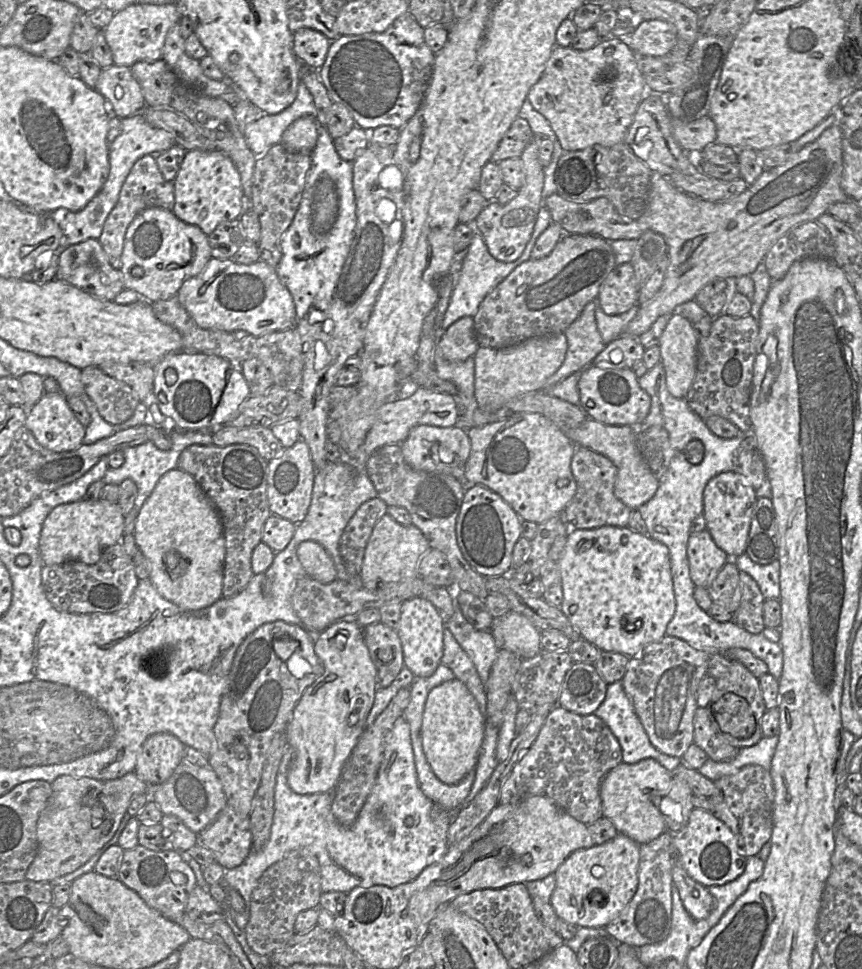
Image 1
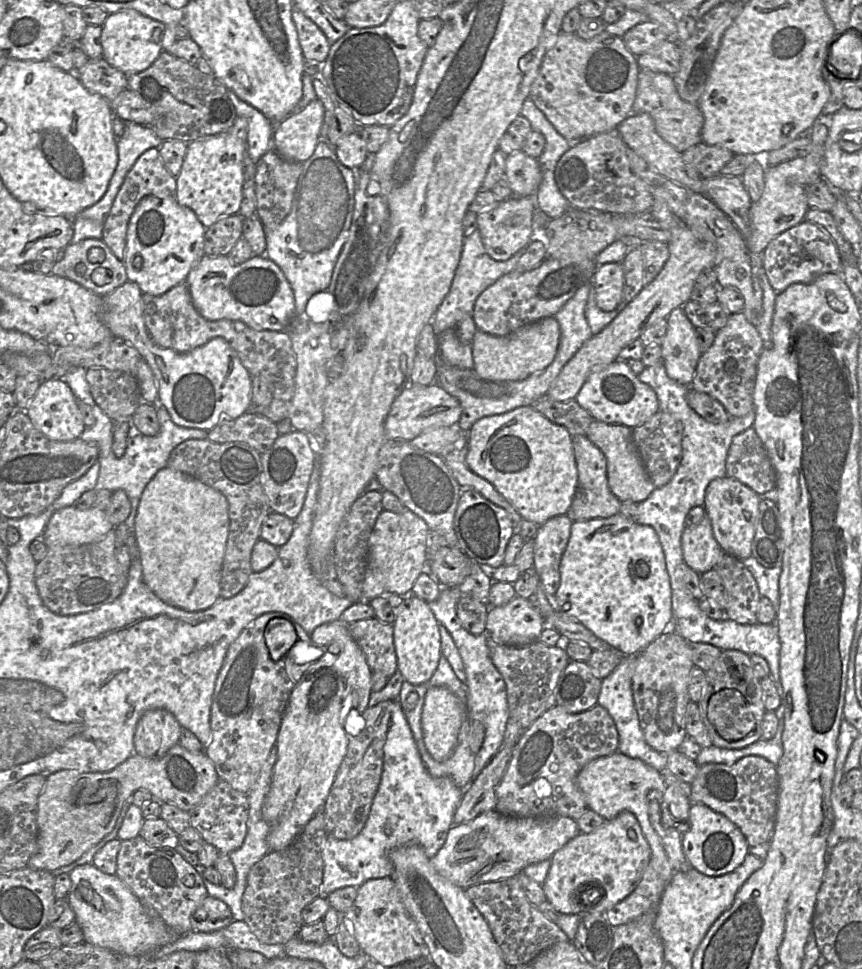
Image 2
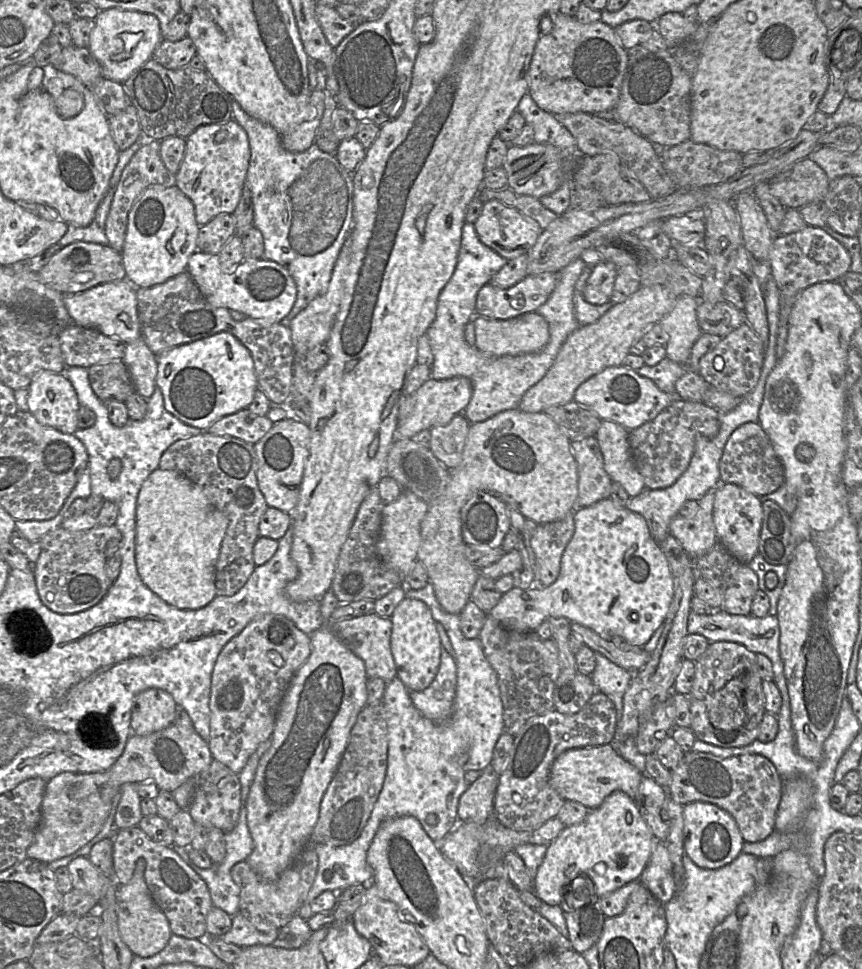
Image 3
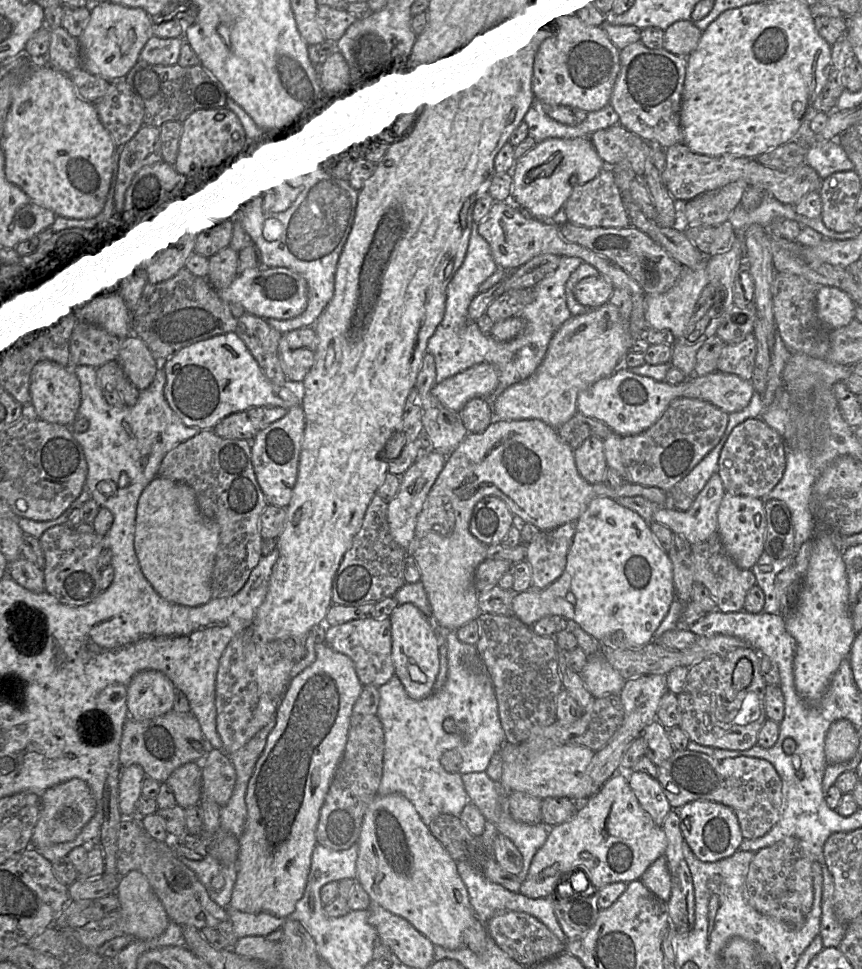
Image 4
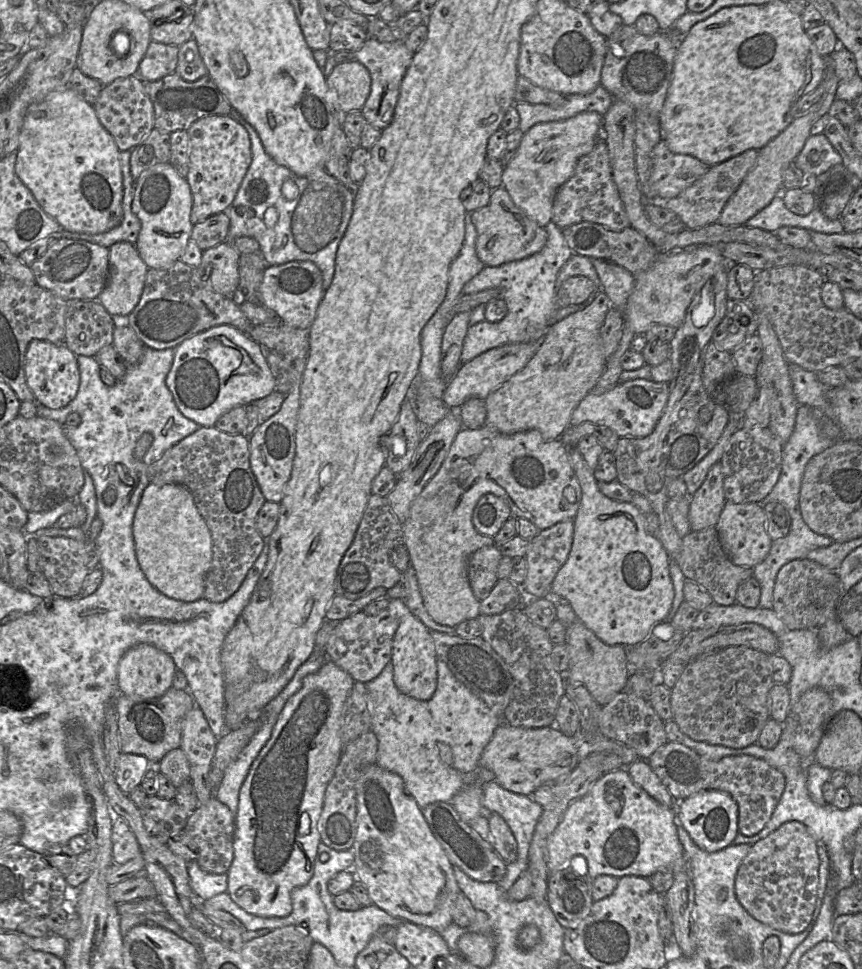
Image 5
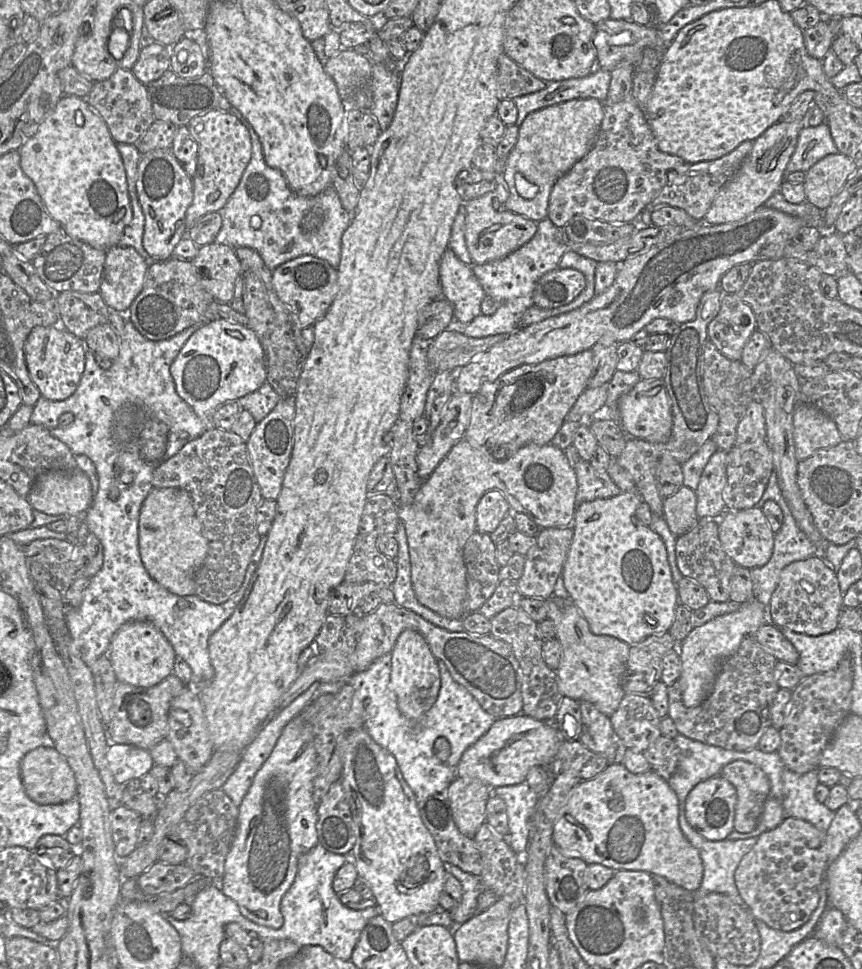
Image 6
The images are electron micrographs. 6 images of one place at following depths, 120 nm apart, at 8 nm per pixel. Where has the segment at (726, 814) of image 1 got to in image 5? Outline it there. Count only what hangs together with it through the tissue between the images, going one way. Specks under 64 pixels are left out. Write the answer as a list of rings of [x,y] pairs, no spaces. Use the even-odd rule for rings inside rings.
[[[667,741],[646,761],[675,801],[704,790],[729,793],[738,805],[738,830],[745,836],[756,835],[764,828],[785,789],[785,777],[780,771],[764,760],[749,755],[709,760],[679,742]]]

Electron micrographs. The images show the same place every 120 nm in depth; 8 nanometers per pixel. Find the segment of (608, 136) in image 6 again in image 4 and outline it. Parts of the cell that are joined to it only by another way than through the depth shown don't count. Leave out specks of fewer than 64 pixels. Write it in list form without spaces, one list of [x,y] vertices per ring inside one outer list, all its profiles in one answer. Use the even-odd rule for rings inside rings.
[[[683,142],[665,148],[664,153],[663,181],[675,201],[688,201],[704,192],[721,188],[737,180],[744,180],[748,186],[757,187],[780,202],[794,206],[806,194],[819,192],[823,181],[806,162],[786,171],[779,171],[760,164],[755,158],[732,154],[716,157],[701,155],[691,151]],[[606,165],[592,179],[573,186],[563,205],[563,210],[567,222],[585,227],[623,228],[630,225],[613,172]]]

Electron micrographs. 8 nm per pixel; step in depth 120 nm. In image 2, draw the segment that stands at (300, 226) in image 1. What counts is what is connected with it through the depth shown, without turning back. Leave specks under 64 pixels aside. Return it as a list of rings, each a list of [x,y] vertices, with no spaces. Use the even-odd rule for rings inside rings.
[[[319,140],[313,155],[302,163],[290,213],[276,229],[265,230],[266,257],[279,266],[291,285],[296,315],[305,312],[314,294],[326,290],[330,285],[334,267],[349,237],[355,207],[355,186],[356,172],[340,162],[333,146],[325,140]]]

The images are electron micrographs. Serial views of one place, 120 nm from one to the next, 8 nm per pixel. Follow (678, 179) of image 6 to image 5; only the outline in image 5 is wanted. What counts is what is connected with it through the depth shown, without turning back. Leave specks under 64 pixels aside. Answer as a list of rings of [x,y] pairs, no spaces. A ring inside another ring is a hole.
[[[749,149],[729,160],[709,167],[705,175],[675,198],[657,198],[651,201],[675,212],[683,221],[685,228],[698,229],[713,224],[718,221],[724,206],[755,165],[758,152],[759,150]]]

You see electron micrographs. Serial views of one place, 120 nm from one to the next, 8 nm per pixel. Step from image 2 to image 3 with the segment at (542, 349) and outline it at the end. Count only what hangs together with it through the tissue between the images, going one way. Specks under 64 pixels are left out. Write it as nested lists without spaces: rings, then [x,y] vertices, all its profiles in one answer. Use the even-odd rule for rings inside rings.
[[[537,312],[525,313],[507,320],[495,320],[476,315],[473,322],[476,337],[475,347],[481,353],[491,357],[536,353],[542,350],[550,339],[548,323]]]

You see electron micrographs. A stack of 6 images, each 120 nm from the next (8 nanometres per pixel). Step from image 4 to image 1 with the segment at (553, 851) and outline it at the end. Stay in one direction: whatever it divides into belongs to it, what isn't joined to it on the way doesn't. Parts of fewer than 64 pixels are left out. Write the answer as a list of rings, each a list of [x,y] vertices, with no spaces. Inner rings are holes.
[[[618,833],[613,839],[589,848],[581,848],[572,852],[556,870],[556,886],[550,903],[559,918],[581,927],[605,928],[615,920],[633,898],[638,882],[640,844]]]

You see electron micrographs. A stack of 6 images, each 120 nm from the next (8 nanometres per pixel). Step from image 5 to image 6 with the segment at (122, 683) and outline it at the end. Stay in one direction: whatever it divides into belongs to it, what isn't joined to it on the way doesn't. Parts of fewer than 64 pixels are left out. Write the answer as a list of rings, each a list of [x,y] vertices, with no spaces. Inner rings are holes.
[[[131,621],[114,634],[108,655],[117,682],[134,687],[150,688],[172,674],[176,653],[164,634],[153,624],[145,621]]]

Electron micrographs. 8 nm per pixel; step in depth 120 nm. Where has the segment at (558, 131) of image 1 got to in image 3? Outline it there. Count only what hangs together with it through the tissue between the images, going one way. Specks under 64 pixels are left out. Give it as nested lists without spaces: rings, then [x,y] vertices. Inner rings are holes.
[[[551,11],[541,17],[539,31],[540,37],[535,45],[528,73],[528,94],[534,102],[553,115],[578,112],[596,115],[613,111],[628,64],[628,50],[621,45],[615,29],[601,21],[583,24],[575,17]]]

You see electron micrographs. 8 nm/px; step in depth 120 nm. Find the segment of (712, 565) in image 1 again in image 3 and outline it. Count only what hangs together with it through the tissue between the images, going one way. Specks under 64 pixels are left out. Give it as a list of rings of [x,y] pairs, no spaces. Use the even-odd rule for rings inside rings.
[[[710,489],[698,501],[699,509],[694,517],[684,518],[677,514],[670,522],[670,534],[692,559],[706,554],[718,543],[713,523],[715,491]]]

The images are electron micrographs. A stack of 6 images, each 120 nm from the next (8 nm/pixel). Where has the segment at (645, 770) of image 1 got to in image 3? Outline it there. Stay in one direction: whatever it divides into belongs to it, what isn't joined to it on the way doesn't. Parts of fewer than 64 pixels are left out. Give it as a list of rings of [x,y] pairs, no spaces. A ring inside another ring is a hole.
[[[610,744],[571,748],[562,752],[550,771],[550,784],[564,800],[579,802],[588,809],[599,807],[613,791],[620,790],[636,802],[643,777],[634,765],[626,761]],[[655,841],[649,862],[639,880],[662,904],[674,896],[673,866],[664,842]]]

